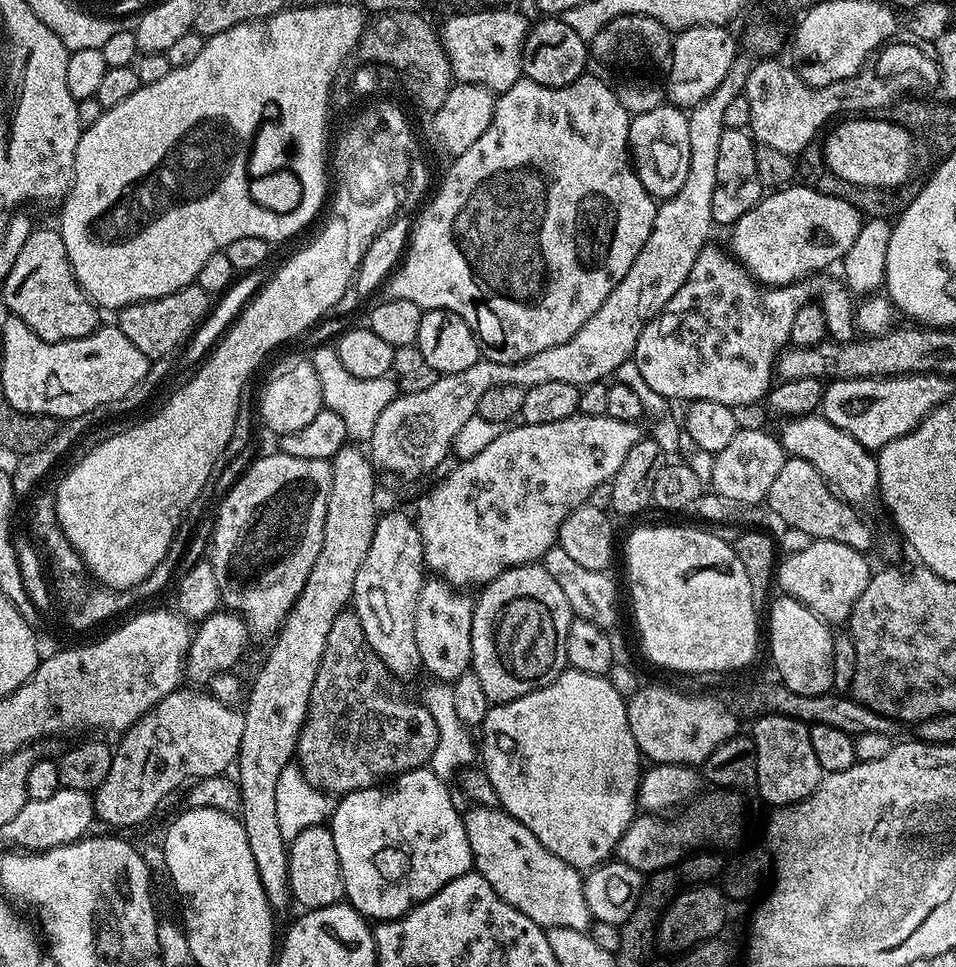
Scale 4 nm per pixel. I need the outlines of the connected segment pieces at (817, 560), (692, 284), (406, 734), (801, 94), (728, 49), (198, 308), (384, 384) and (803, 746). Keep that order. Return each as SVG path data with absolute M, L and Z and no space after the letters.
M813 540L806 550L798 550L798 554L784 556L779 561L774 580L778 588L780 584L779 591L783 595L792 596L814 610L825 624L843 625L854 610L854 602L858 602L872 577L874 568L868 565L868 558L865 553L854 550L854 546L846 546L842 542Z
M715 242L704 245L698 254L686 282L666 302L664 309L642 330L636 343L634 359L642 379L654 394L665 401L709 400L722 402L743 410L747 404L756 404L767 397L776 376L776 360L785 348L789 347L792 335L790 326L794 326L794 314L802 306L818 301L826 314L828 336L837 342L853 339L858 329L854 319L854 296L849 292L843 279L836 280L832 274L813 274L797 279L795 284L769 286L761 284L731 251L719 248Z
M340 612L326 634L318 678L310 690L308 716L296 743L294 760L310 786L339 798L431 761L438 726L419 699L403 700L392 683L392 673L371 649L355 613Z
M780 58L757 59L750 70L750 78L746 78L743 96L750 102L748 128L757 144L774 146L774 150L782 150L782 154L793 158L799 157L799 152L825 131L827 120L835 121L845 114L879 113L876 112L879 108L880 111L887 109L898 96L895 83L868 70L861 70L832 85L816 87L807 84L795 67L788 65L787 68L776 59Z
M699 24L683 29L672 41L672 55L667 61L668 94L666 96L676 107L691 110L702 98L718 90L718 82L726 78L726 70L735 62L738 40L728 33L727 27L718 24Z
M195 283L187 284L182 290L174 290L174 294L166 294L162 298L154 298L153 300L140 300L137 304L119 309L117 316L120 317L114 320L114 324L115 327L122 330L122 334L126 334L126 338L130 338L130 342L134 342L134 346L138 346L138 350L142 350L142 354L149 362L162 360L171 357L171 352L179 344L187 342L188 335L207 318L212 304L214 304L213 297L209 296L206 290L202 290L202 286Z
M330 344L318 347L313 354L310 354L310 359L318 373L319 381L322 383L325 407L341 415L351 441L371 441L374 425L378 422L378 415L398 394L397 383L388 376L370 379L355 378L354 374L347 373L346 368L338 359L335 347Z
M765 711L755 719L750 729L756 751L755 791L760 791L761 798L776 808L798 804L814 794L826 774L822 766L818 766L814 745L810 743L809 725L803 720L795 720L793 716L784 716L781 712Z

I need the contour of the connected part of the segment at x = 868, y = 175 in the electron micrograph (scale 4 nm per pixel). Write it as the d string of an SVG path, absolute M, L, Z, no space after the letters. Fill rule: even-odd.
M844 118L824 140L824 164L848 186L873 190L896 190L908 180L916 164L914 138L887 118ZM829 135L829 136L828 136ZM828 136L828 137L827 137Z

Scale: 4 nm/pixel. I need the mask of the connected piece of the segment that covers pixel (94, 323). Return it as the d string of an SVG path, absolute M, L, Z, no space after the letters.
M33 227L30 238L26 238L22 250L18 250L18 258L14 258L14 266L10 266L10 274L2 281L2 288L7 311L22 318L38 338L51 344L86 338L101 327L101 313L76 281L66 246L55 227Z

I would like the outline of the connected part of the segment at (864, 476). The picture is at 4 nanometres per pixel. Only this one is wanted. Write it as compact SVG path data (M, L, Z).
M822 414L794 416L783 421L778 431L780 445L789 457L801 456L814 470L822 474L824 481L832 487L840 499L853 506L861 506L871 496L875 497L880 490L878 482L878 466L876 456L862 446L846 430L838 430L838 426L830 423Z

